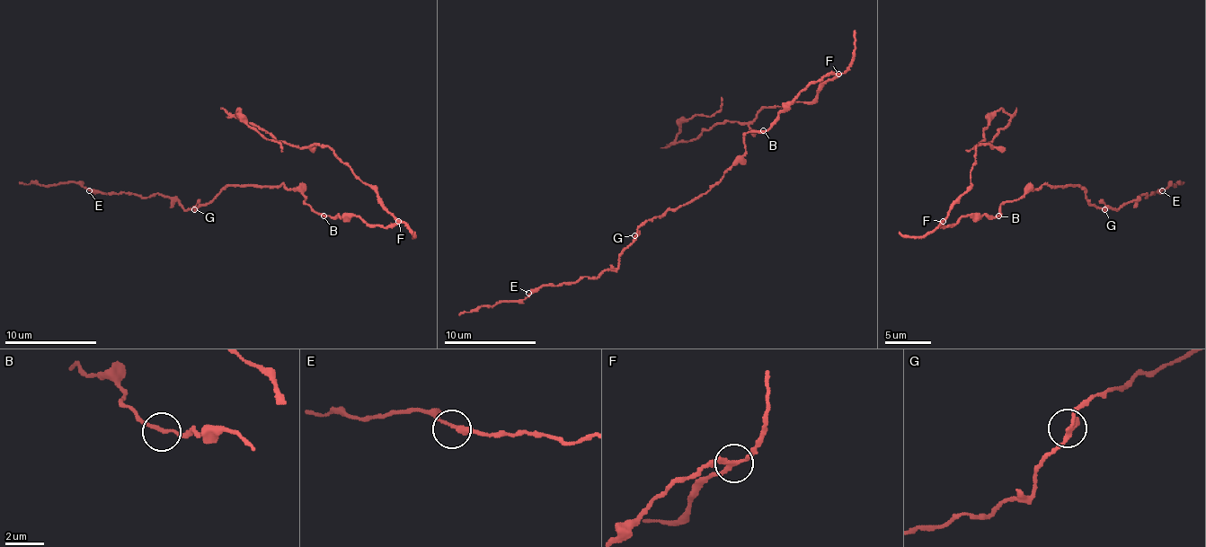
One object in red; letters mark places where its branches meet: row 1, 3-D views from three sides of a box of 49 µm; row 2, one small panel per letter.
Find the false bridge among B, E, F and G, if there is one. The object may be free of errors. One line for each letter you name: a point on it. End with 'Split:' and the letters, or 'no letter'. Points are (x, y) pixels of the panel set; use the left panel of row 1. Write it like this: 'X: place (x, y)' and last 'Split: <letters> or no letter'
F: place (398, 221)
Split: F

